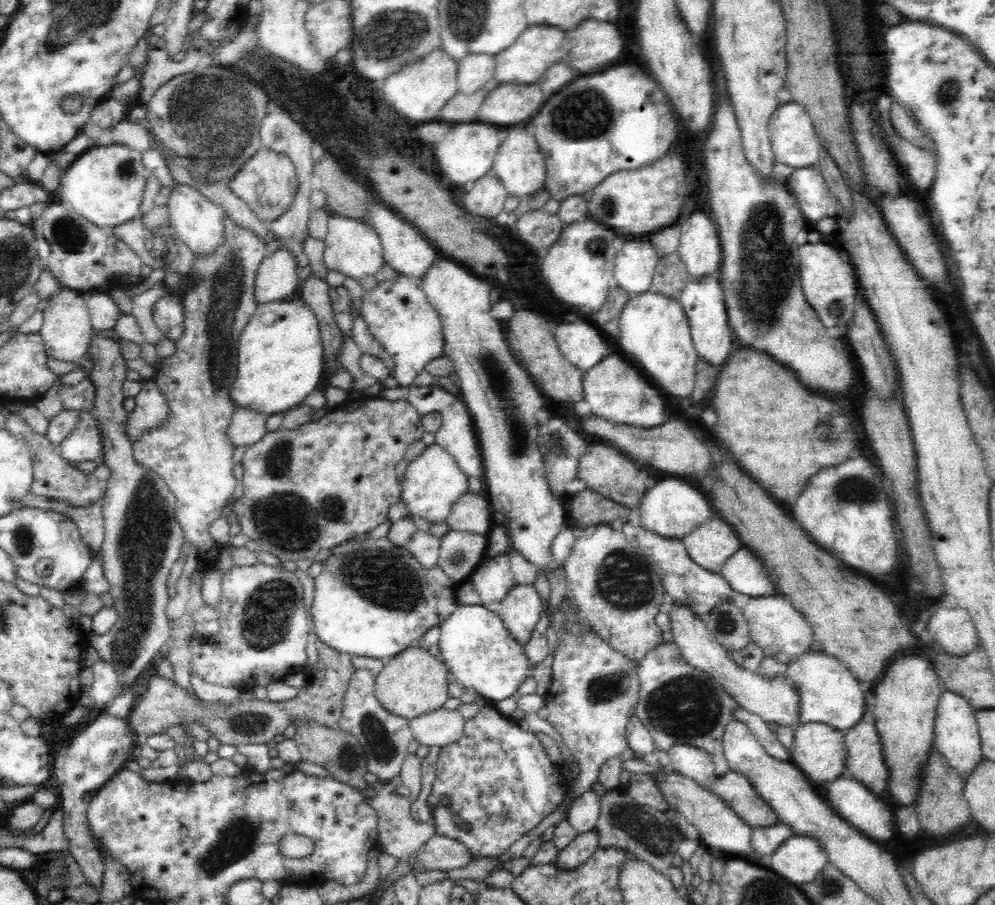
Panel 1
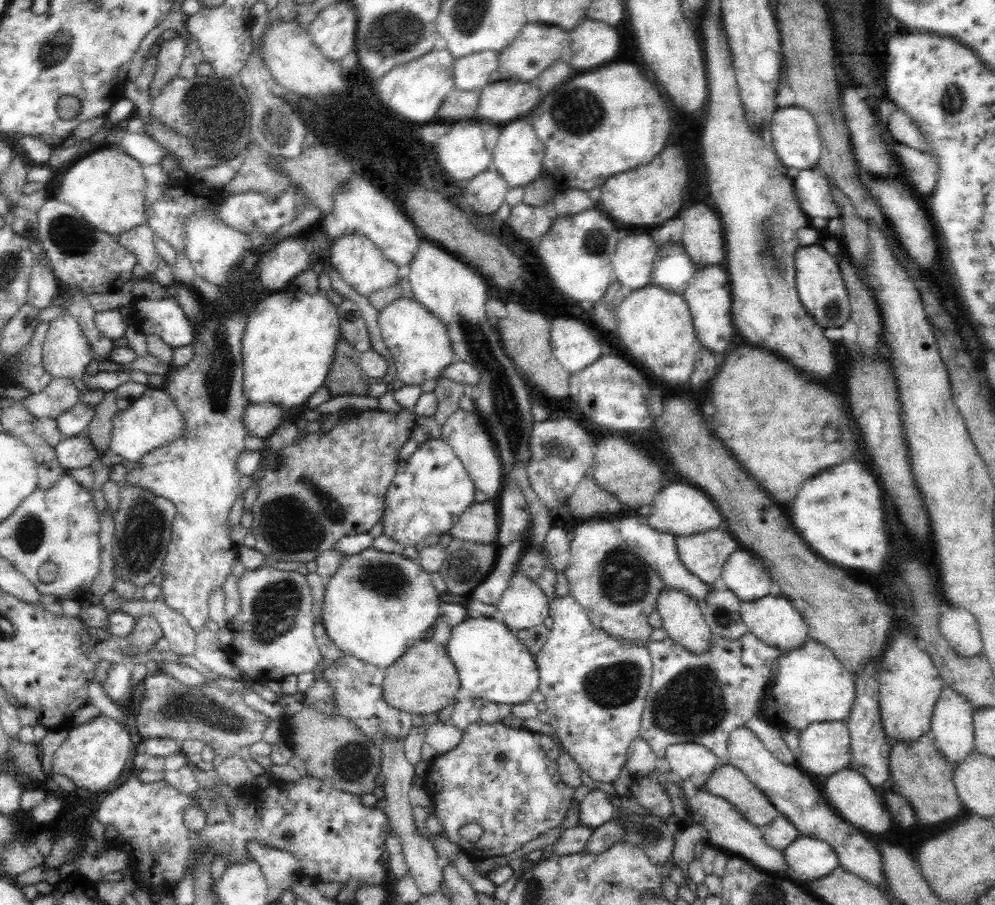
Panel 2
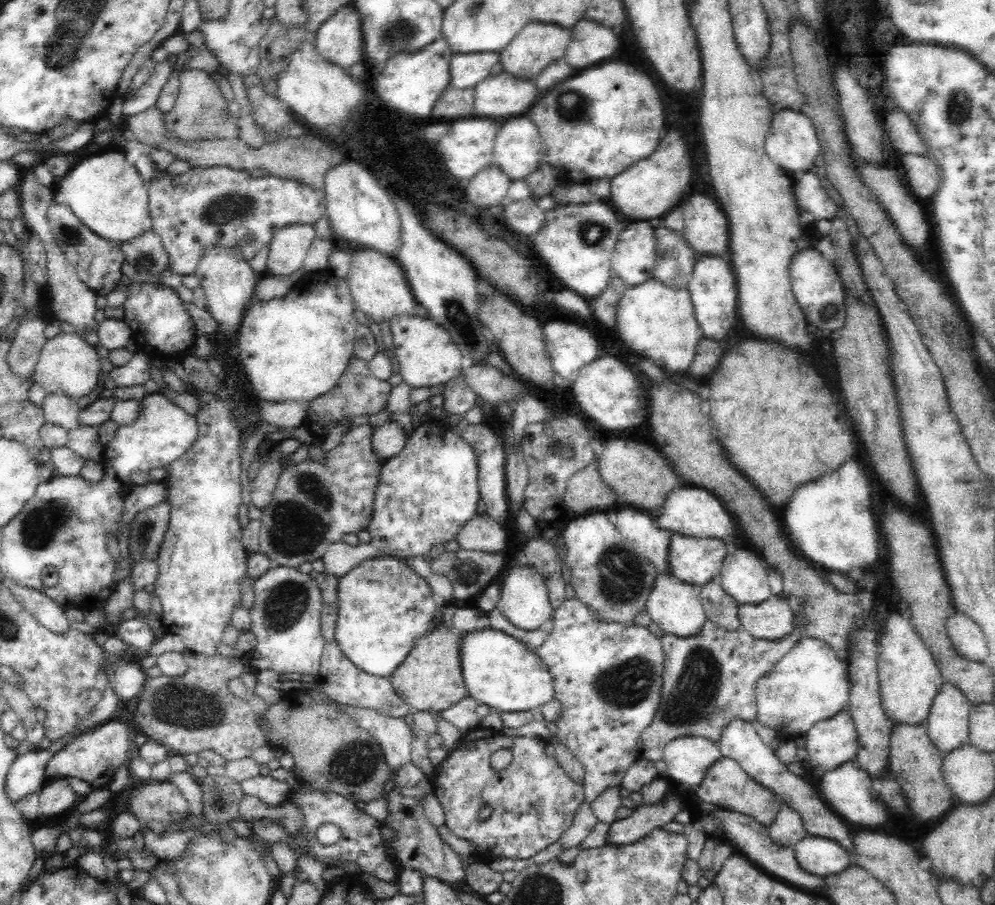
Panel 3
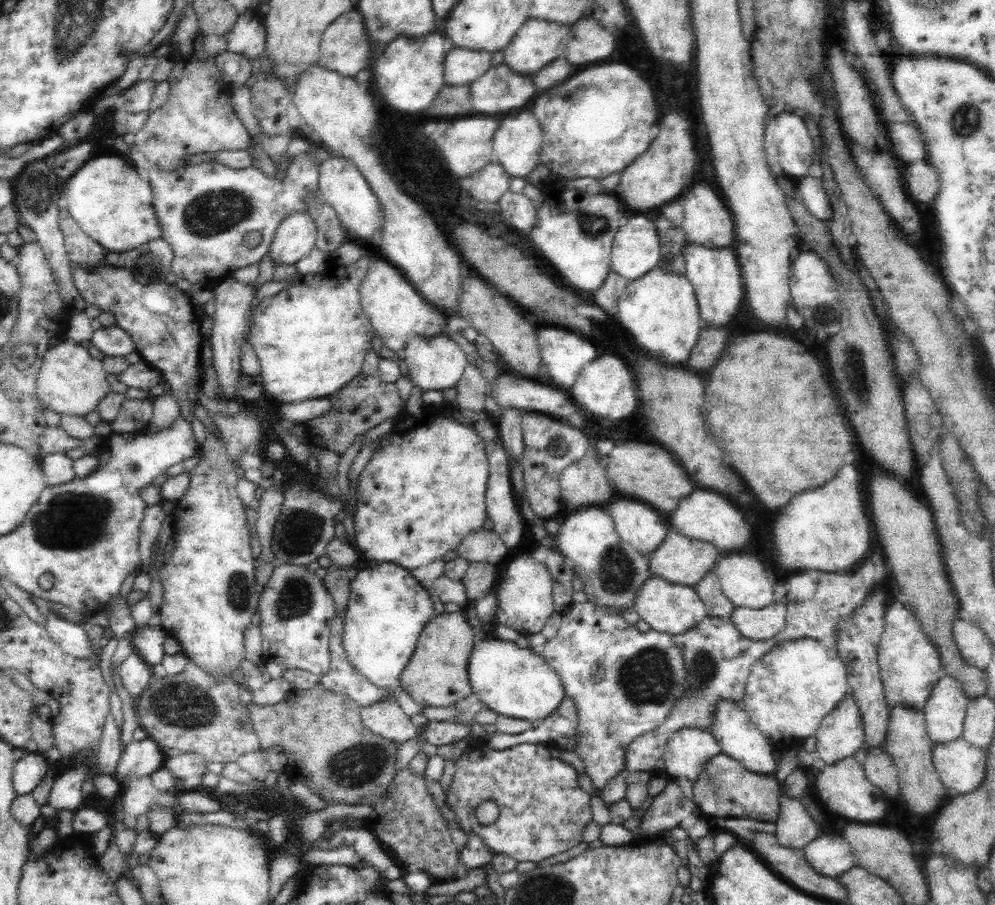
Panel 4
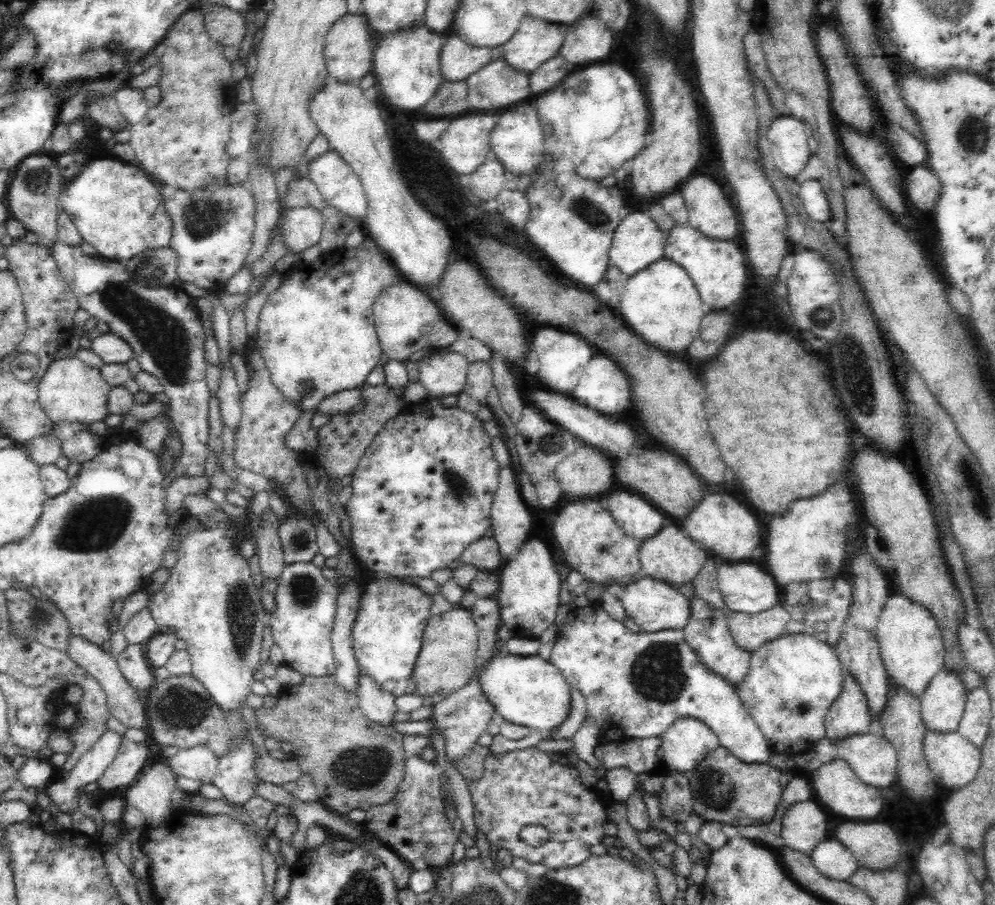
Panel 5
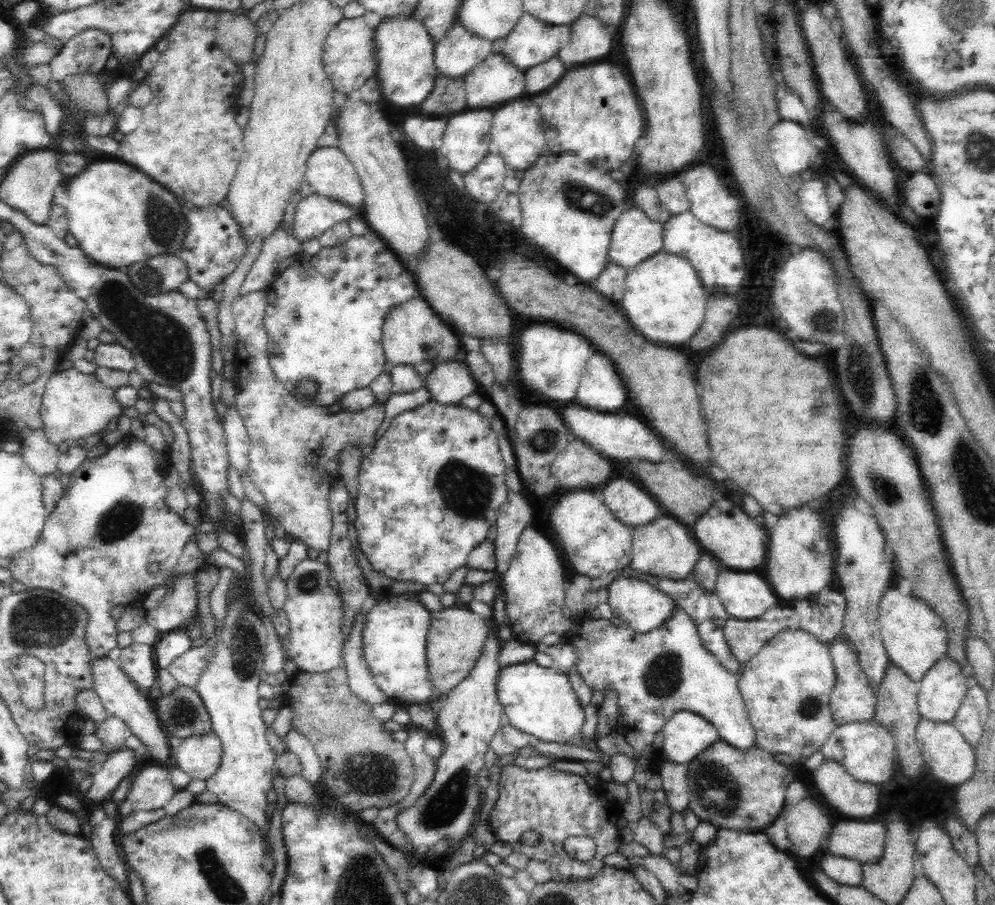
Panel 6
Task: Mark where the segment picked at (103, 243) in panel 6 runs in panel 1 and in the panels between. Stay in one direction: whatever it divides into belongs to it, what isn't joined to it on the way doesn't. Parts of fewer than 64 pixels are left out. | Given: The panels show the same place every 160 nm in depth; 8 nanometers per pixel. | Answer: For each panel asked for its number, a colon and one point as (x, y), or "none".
1: (105, 184)
2: (107, 188)
3: (105, 192)
4: (112, 203)
5: (117, 208)

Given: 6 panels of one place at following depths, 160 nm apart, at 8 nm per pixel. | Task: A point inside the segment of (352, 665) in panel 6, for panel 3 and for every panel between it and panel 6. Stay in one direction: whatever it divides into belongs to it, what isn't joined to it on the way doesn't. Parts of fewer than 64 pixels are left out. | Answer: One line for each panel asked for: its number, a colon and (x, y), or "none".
3: (394, 735)
4: (385, 717)
5: (378, 705)

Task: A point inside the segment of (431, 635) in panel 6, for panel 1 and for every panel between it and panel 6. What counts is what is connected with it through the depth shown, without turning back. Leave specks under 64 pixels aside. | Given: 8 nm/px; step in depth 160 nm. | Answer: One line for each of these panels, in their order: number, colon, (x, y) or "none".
1: (414, 682)
2: (424, 680)
3: (431, 678)
4: (437, 675)
5: (447, 659)

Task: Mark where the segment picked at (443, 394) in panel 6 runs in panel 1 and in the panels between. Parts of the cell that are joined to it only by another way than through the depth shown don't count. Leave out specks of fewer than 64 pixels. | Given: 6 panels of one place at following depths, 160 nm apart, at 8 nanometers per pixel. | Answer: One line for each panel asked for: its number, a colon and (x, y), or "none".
1: (398, 314)
2: (420, 344)
3: (427, 355)
4: (435, 363)
5: (442, 373)

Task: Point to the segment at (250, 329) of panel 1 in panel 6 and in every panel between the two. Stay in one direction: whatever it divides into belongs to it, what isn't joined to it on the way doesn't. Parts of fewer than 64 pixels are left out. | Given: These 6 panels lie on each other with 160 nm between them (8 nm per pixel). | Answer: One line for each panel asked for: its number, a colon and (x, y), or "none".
2: (288, 344)
3: (296, 347)
4: (311, 338)
5: (317, 327)
6: (324, 318)

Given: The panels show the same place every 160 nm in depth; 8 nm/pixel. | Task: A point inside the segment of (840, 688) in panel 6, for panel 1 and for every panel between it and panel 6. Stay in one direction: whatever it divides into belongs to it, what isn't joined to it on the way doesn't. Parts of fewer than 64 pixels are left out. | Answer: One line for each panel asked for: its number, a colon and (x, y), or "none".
1: (819, 751)
2: (824, 747)
3: (829, 743)
4: (841, 733)
5: (849, 714)

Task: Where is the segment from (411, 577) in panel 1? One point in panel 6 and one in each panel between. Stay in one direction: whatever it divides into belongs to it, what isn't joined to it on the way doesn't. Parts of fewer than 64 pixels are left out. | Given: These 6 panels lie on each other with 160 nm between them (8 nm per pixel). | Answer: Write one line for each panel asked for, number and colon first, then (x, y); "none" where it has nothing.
2: (376, 605)
3: (384, 607)
4: (388, 608)
5: (387, 637)
6: (395, 634)

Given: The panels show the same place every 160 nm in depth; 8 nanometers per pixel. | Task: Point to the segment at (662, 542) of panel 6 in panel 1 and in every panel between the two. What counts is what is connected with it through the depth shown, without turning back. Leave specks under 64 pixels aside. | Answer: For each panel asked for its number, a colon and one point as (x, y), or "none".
1: (710, 545)
2: (703, 554)
3: (692, 560)
4: (680, 560)
5: (669, 555)

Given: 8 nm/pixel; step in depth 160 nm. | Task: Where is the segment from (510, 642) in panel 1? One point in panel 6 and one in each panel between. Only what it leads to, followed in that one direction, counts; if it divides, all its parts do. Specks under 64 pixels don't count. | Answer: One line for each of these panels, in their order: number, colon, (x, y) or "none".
2: (492, 663)
3: (499, 670)
4: (513, 681)
5: (529, 691)
6: (537, 700)

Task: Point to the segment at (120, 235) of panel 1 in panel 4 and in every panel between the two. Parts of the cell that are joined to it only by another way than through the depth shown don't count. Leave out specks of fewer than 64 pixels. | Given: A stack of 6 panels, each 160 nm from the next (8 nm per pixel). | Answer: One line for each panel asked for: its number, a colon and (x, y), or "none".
2: (140, 241)
3: (146, 253)
4: (150, 263)

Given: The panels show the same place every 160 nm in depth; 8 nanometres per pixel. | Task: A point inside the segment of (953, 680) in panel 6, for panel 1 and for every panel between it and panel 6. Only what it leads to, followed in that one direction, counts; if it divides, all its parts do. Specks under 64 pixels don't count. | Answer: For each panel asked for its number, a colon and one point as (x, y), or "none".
1: (956, 734)
2: (951, 726)
3: (947, 724)
4: (945, 710)
5: (943, 702)

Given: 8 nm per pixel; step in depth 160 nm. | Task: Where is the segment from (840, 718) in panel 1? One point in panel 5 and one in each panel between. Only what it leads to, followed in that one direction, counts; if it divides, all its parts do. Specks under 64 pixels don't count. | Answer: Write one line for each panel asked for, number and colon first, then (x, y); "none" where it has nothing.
2: (810, 685)
3: (810, 683)
4: (790, 689)
5: (792, 680)

